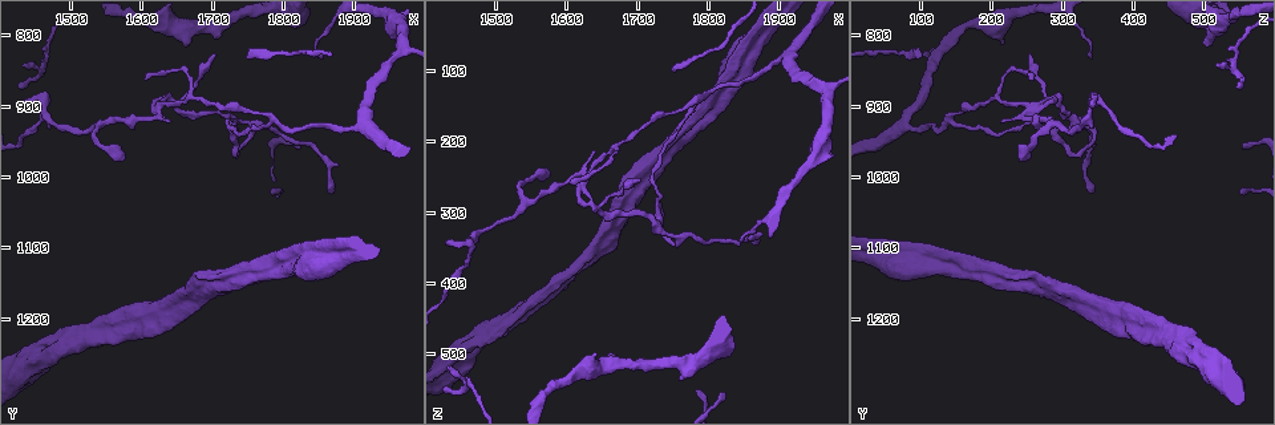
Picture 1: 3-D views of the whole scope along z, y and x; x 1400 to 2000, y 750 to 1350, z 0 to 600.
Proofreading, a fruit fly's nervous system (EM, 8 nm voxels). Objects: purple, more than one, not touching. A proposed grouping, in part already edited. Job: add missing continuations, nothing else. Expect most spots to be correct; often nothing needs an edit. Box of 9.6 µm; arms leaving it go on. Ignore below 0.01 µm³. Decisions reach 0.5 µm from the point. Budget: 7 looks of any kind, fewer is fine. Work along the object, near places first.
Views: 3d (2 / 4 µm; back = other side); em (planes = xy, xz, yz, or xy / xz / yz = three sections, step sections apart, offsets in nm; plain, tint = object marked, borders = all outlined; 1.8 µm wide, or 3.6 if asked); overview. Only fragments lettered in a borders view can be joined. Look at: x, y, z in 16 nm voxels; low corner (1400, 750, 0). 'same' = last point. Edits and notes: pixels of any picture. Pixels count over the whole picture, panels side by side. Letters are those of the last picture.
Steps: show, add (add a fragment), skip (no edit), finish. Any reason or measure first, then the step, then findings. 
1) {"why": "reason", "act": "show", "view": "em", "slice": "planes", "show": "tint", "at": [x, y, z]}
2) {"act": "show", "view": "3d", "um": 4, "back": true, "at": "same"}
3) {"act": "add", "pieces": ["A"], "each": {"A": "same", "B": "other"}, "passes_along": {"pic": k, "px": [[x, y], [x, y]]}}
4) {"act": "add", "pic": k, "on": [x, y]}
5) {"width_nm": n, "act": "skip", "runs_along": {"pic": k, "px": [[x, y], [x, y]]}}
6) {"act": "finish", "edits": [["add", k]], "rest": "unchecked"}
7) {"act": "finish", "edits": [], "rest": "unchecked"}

{"why": "branch point", "act": "show", "view": "em", "slice": "xy", "step": 4, "show": "borders", "at": [1790, 920, 140]}

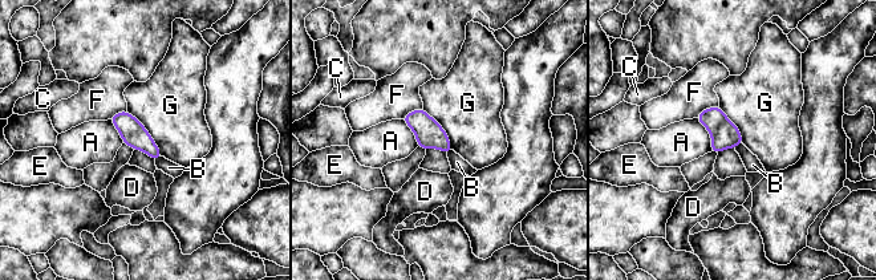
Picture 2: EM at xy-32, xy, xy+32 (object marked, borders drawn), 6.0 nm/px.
{"width_nm": 160, "act": "skip", "each": {"A": "other", "B": "other", "C": "other", "D": "other", "E": "other", "F": "other", "G": "other"}, "border": {"pic": 2, "px": [[128, 109], [146, 129], [163, 155]]}, "found": "no lettered fragment goes on from it"}

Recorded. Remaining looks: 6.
{"why": "thin neck", "act": "show", "view": "3d", "um": 4, "at": [1630, 895, 245]}

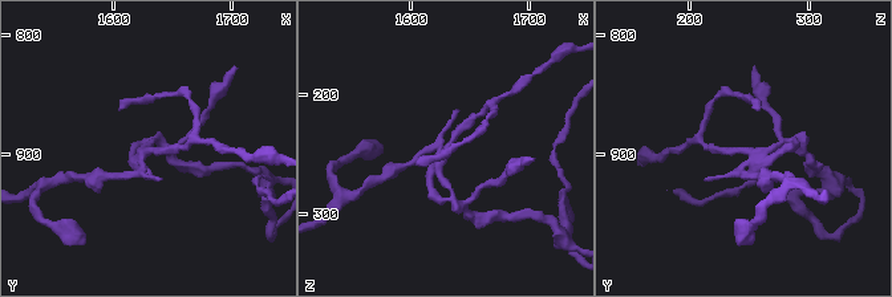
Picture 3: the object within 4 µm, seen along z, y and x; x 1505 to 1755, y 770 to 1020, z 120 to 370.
{"act": "show", "view": "em", "slice": "xz", "step": 8, "show": "plain", "at": [1632, 896, 248]}

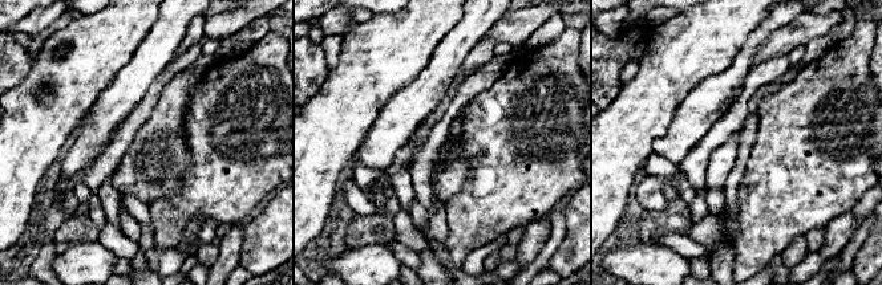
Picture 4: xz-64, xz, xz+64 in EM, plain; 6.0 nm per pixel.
{"why": "see the neighbours", "act": "show", "view": "em", "slice": "xz", "step": 8, "show": "borders", "at": "same"}

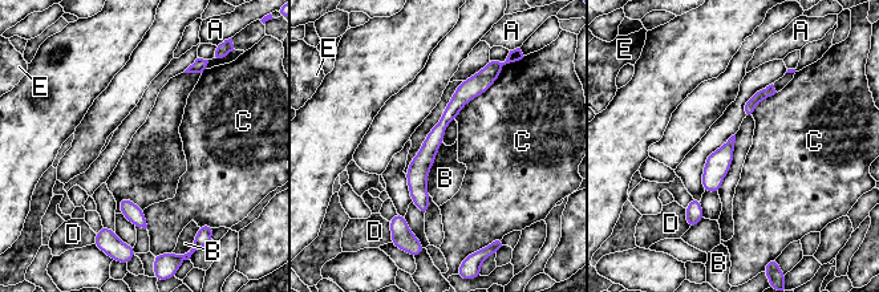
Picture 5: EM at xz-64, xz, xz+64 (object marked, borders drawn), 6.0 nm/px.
{"act": "skip", "each": {"A": "other", "B": "other", "C": "other", "D": "other", "E": "other"}, "runs_along": {"pic": 5, "px": [[479, 77], [420, 165], [425, 210]]}, "found": "no lettered fragment goes on from it"}

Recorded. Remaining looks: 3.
{"why": "sharp bend", "act": "show", "view": "em", "slice": "planes", "show": "borders", "at": [1725, 930, 285]}

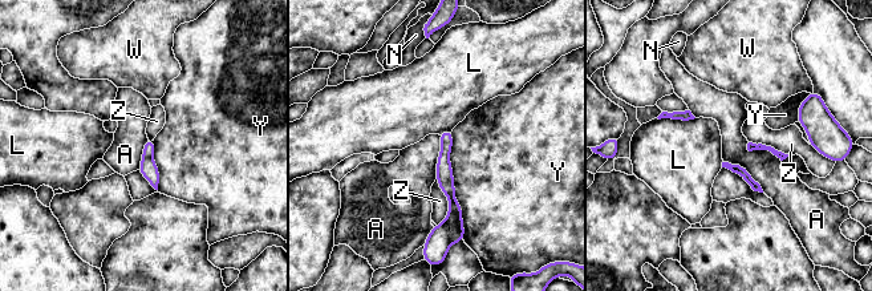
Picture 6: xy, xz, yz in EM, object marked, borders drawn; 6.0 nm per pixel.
{"act": "skip", "each": {"A": "other", "L": "other", "N": "other", "W": "other", "Y": "other", "Z": "other"}, "runs_along": {"pic": 6, "px": [[449, 133], [445, 180], [453, 217], [443, 226]]}, "found": "none of them fits"}

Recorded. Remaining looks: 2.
{"act": "finish", "edits": [], "rest": "unchecked"}

